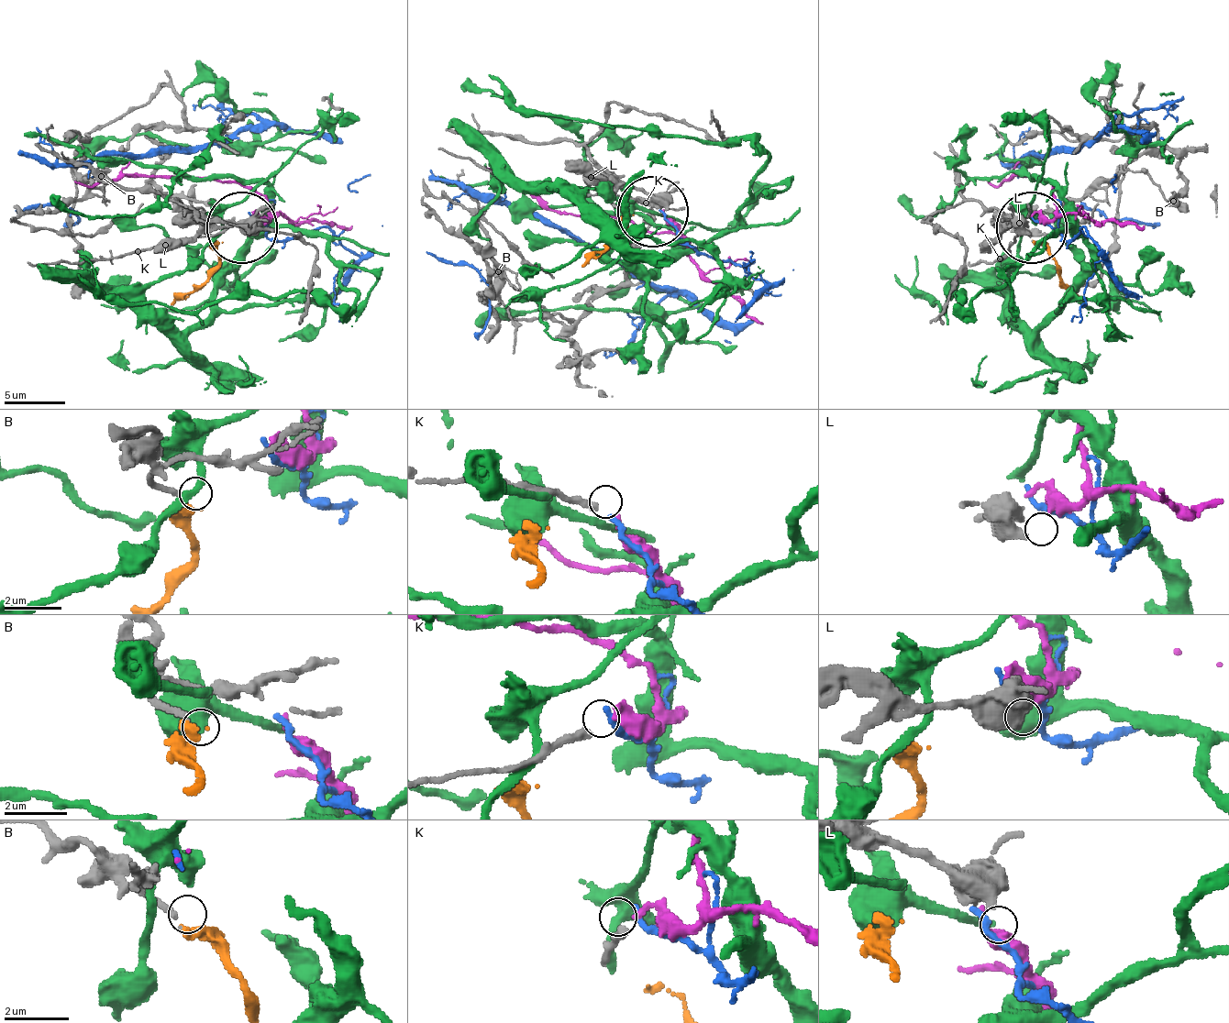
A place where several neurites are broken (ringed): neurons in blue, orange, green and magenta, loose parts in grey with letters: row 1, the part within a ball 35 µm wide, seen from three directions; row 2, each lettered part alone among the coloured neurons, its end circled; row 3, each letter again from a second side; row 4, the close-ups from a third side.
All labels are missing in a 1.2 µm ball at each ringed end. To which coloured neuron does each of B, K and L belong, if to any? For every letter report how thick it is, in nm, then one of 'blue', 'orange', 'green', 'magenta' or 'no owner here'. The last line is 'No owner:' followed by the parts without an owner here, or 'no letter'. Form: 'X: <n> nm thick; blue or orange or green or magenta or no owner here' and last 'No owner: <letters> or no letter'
B: 180 nm thick; orange
K: 240 nm thick; magenta
L: 440 nm thick; no owner here
No owner: L

